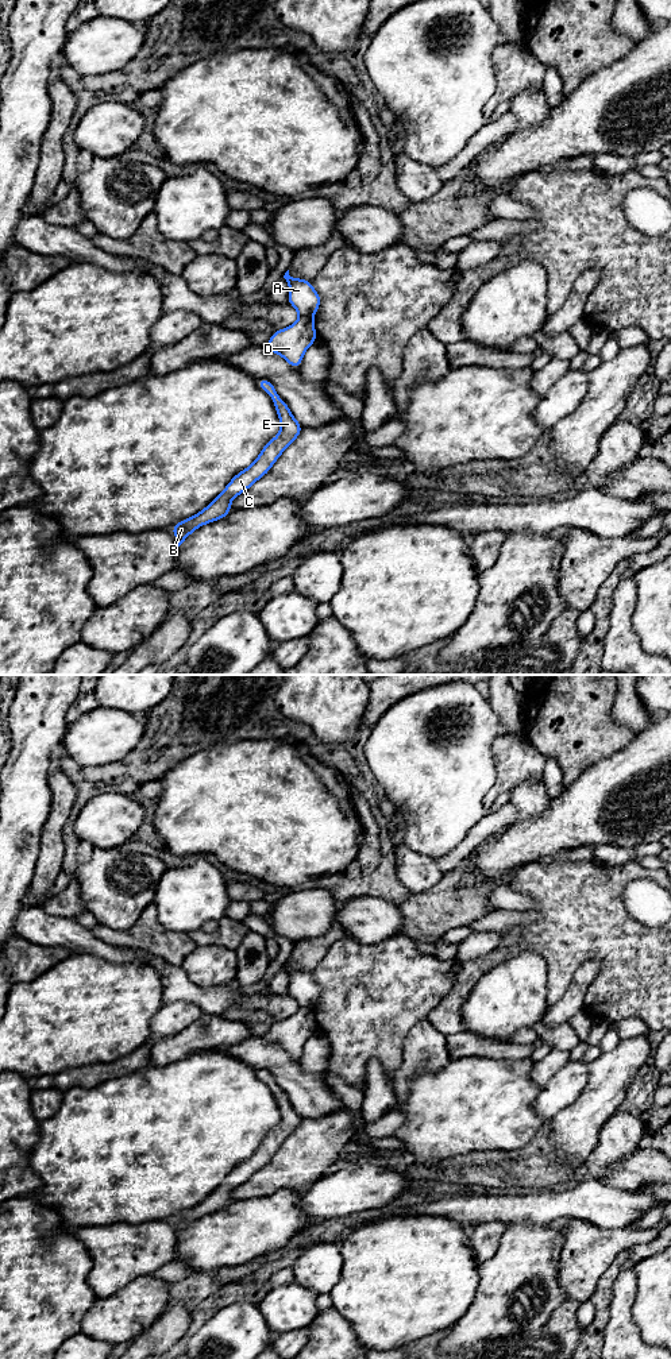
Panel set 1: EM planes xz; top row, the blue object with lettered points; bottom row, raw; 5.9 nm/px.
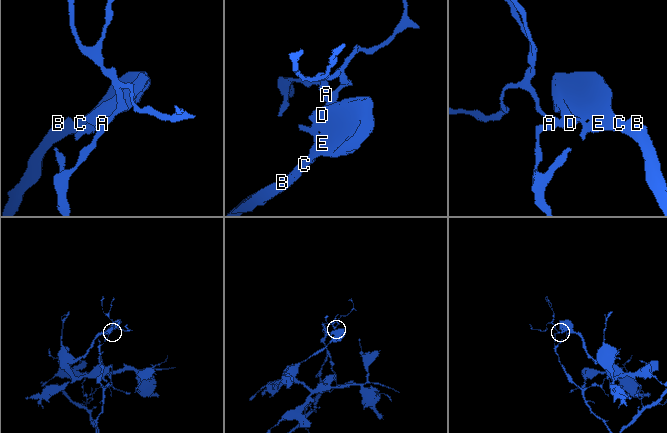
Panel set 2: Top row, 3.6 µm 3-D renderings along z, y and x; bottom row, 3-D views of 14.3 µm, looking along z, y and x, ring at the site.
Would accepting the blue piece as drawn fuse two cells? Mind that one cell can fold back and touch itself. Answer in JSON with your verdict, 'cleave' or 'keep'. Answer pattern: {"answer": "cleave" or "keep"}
{"answer": "cleave"}

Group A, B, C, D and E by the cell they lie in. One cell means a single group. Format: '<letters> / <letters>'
A / B C D E

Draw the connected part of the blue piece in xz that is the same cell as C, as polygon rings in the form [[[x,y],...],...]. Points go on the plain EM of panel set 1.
[[[262,1069],[257,1070],[255,1074],[270,1086],[281,1113],[281,1121],[274,1130],[265,1135],[254,1154],[238,1163],[208,1197],[200,1204],[180,1212],[170,1219],[176,1228],[177,1238],[180,1238],[186,1228],[200,1217],[227,1208],[232,1202],[231,1192],[247,1182],[257,1171],[265,1167],[282,1143],[302,1123],[302,1116],[294,1109],[288,1094],[278,1086],[273,1073]]]

